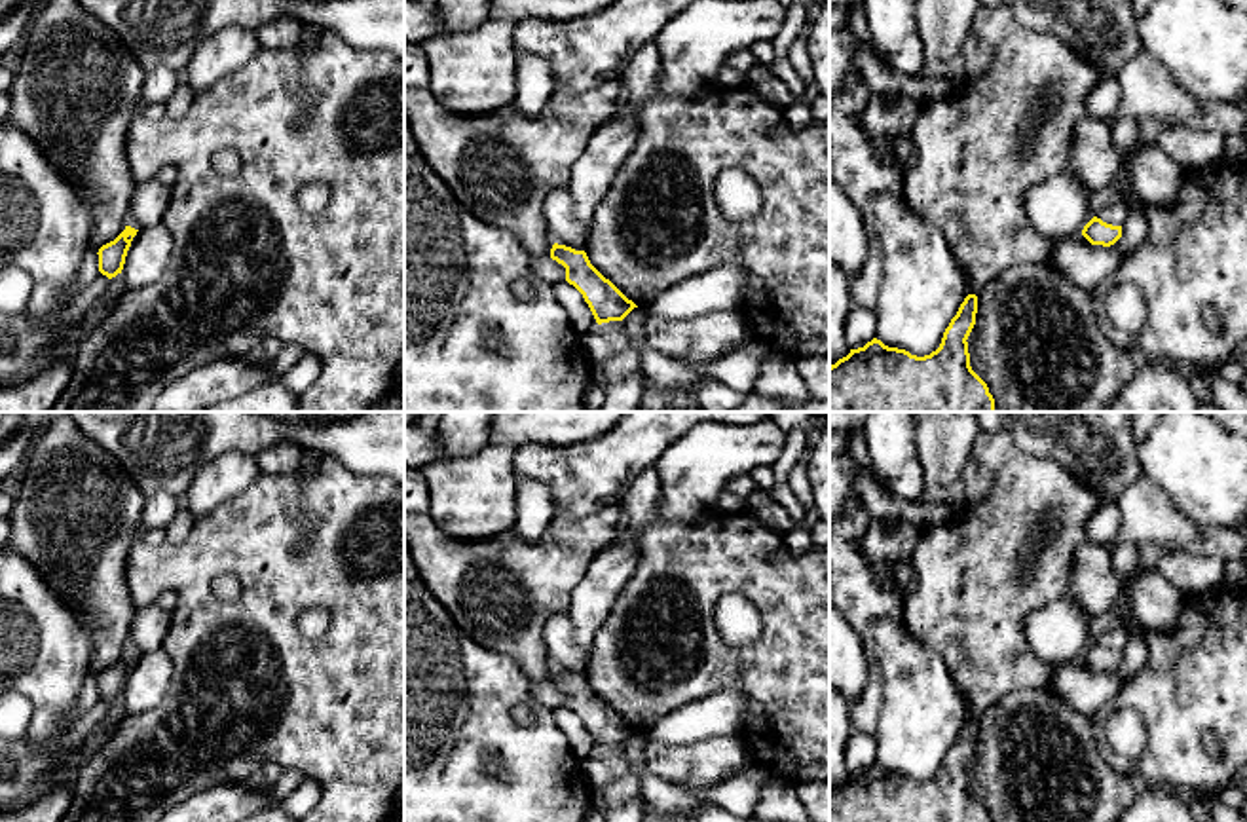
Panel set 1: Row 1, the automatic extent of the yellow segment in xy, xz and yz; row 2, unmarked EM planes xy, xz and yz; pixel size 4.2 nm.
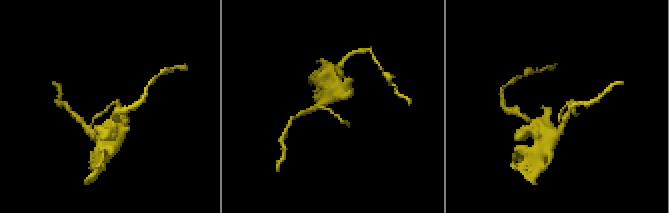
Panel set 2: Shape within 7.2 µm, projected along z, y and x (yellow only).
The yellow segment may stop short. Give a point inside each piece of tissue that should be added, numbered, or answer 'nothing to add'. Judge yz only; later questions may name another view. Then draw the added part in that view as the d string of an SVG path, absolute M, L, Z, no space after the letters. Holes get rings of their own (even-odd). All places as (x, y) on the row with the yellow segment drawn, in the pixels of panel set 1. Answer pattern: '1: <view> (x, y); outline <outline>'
nothing to add

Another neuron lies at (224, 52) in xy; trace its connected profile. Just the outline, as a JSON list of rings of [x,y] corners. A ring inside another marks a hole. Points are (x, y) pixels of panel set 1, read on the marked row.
[[[226,27],[195,47],[182,80],[194,93],[203,93],[230,72],[239,70],[260,49],[262,46],[254,32]]]

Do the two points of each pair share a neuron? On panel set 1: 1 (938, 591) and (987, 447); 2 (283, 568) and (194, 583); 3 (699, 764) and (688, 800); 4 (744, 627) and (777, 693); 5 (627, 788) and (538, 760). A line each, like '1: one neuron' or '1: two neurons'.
1: one neuron
2: one neuron
3: two neurons
4: two neurons
5: two neurons

